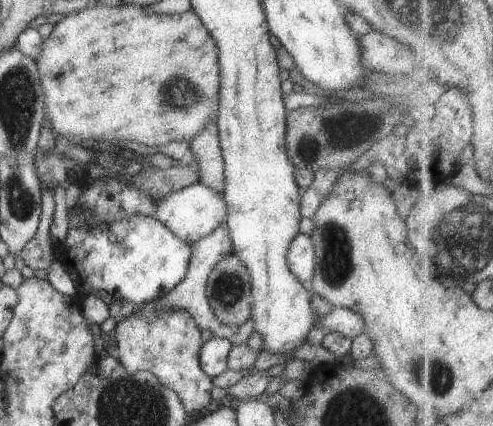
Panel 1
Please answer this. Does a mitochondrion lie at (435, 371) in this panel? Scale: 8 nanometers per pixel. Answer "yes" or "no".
yes

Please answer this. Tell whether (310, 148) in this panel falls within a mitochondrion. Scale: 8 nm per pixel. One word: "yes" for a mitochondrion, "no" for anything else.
yes

